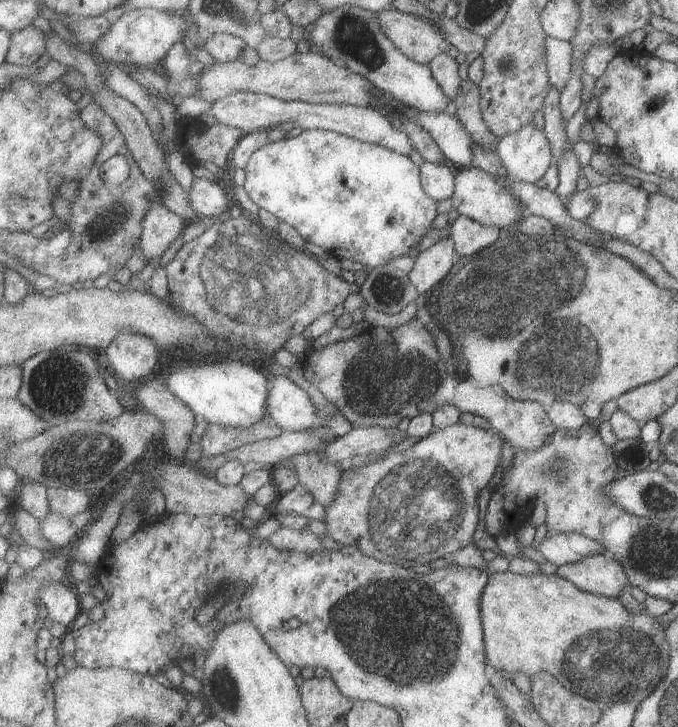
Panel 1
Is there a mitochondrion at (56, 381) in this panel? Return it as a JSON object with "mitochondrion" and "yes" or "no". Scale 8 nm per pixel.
{"mitochondrion":"yes"}

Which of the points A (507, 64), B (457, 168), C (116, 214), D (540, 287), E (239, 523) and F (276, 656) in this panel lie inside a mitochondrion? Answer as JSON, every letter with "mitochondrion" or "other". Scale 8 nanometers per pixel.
{"A":"mitochondrion","B":"other","C":"mitochondrion","D":"mitochondrion","E":"other","F":"other"}

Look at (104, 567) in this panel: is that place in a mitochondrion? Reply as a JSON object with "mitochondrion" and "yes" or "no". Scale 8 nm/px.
{"mitochondrion":"no"}

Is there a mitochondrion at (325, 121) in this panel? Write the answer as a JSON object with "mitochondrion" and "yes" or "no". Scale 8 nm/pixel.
{"mitochondrion":"no"}

